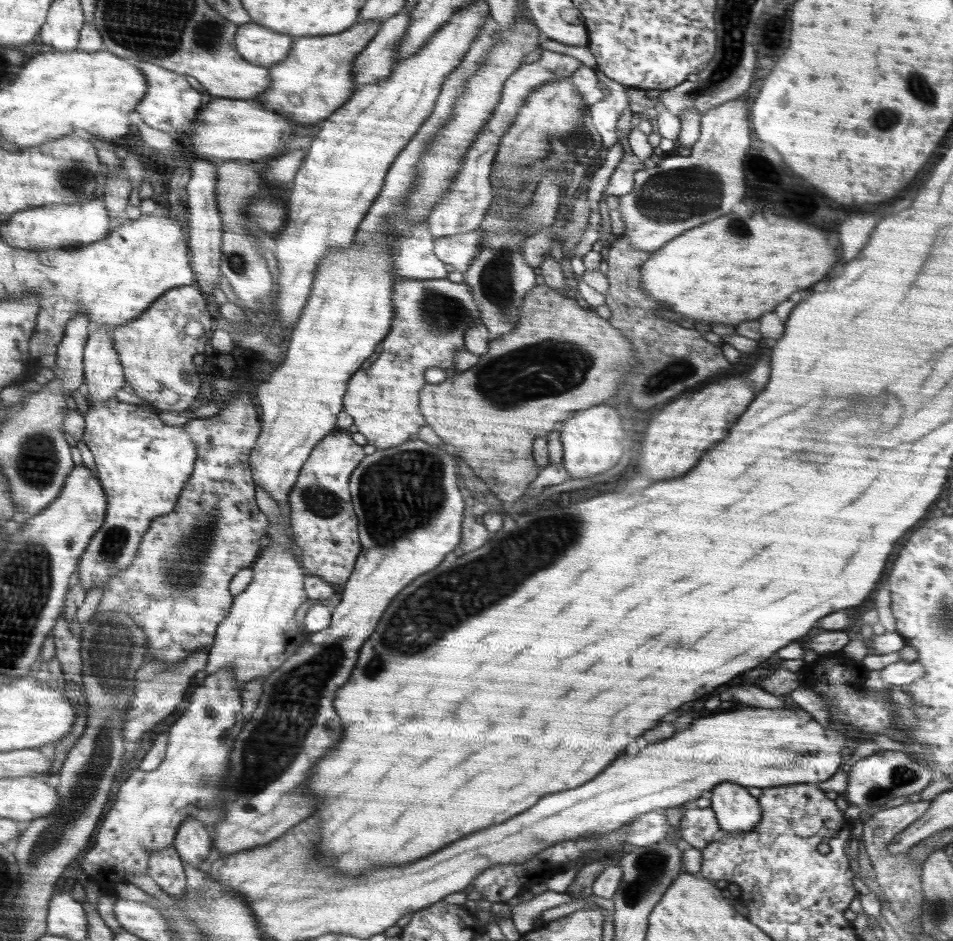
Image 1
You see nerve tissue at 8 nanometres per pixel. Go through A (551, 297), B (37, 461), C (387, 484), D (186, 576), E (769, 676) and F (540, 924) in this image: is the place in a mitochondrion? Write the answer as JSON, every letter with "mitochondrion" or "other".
{"A":"other","B":"mitochondrion","C":"mitochondrion","D":"mitochondrion","E":"other","F":"other"}

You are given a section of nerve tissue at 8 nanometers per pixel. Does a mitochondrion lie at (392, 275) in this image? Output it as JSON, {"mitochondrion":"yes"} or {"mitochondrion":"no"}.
{"mitochondrion":"no"}

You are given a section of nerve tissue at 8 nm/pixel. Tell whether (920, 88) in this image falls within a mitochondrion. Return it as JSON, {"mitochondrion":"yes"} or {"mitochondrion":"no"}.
{"mitochondrion":"yes"}

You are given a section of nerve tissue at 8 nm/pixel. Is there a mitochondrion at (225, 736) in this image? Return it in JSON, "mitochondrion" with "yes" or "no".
{"mitochondrion":"yes"}

